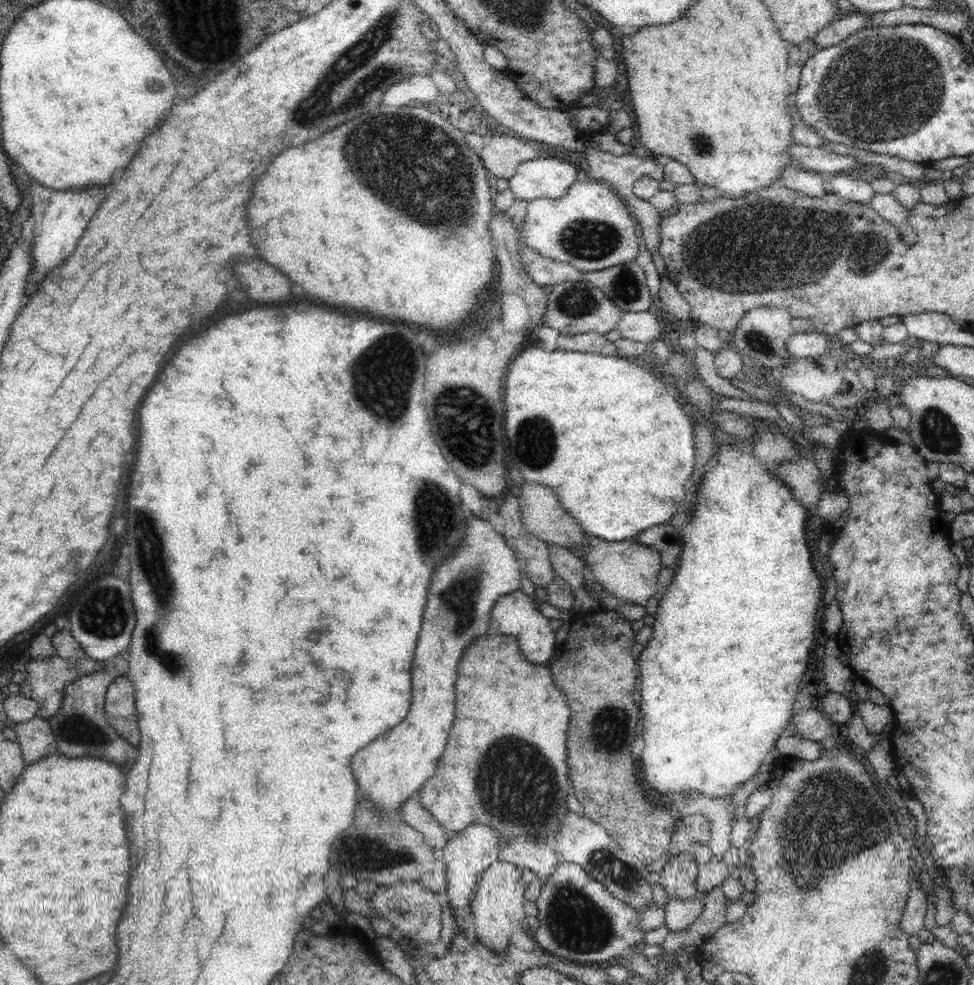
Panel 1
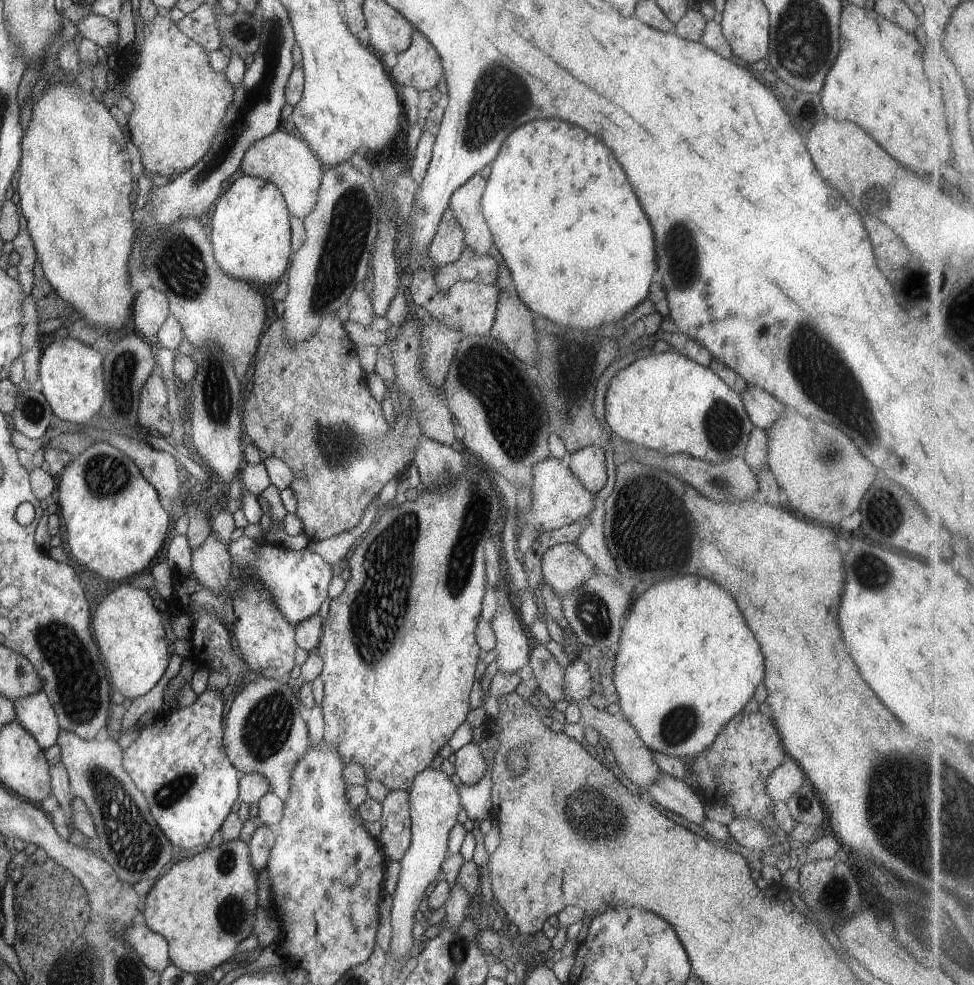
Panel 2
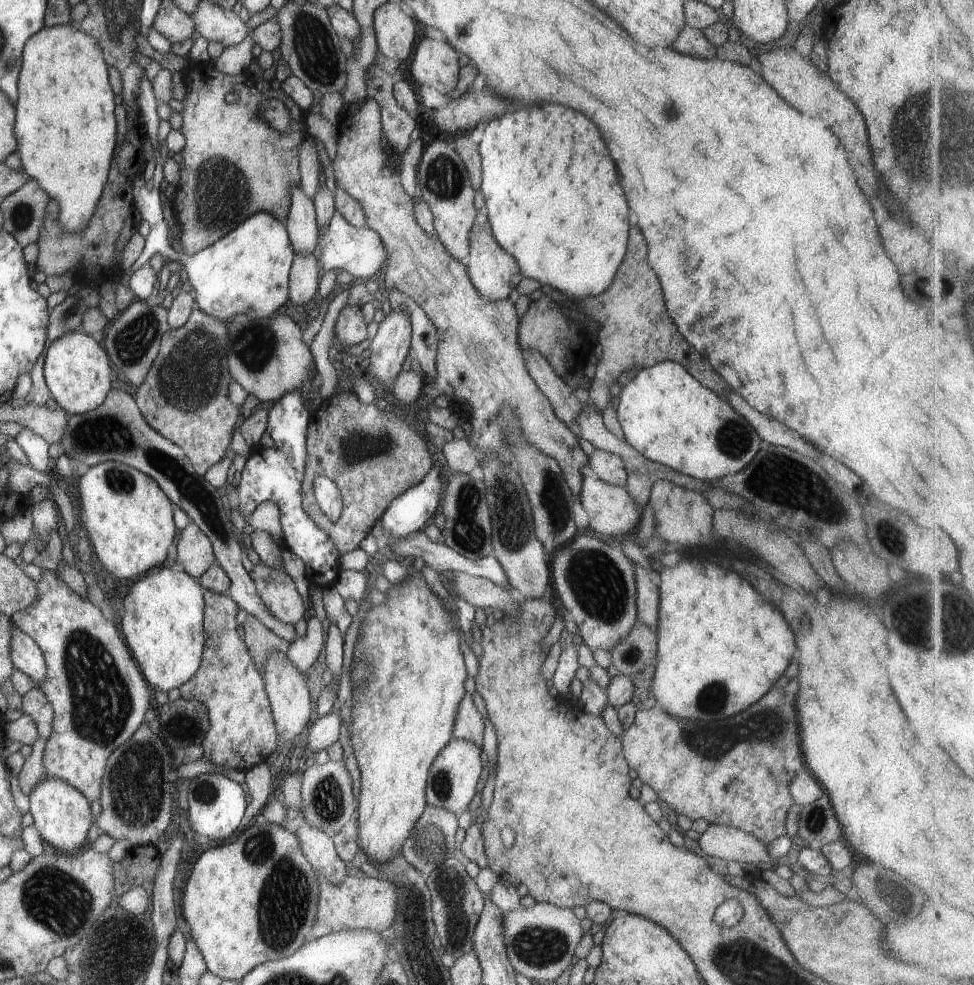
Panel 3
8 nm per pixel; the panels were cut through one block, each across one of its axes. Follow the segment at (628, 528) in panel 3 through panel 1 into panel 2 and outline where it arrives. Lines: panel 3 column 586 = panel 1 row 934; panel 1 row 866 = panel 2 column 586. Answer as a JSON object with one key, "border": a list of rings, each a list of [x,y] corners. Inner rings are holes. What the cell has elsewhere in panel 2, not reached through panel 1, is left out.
{"border":[[[553,457],[533,465],[532,485],[529,490],[533,496],[531,498],[531,508],[527,512],[519,514],[521,526],[523,524],[525,526],[539,524],[546,531],[561,528],[561,526],[571,524],[573,521],[578,522],[593,510],[595,500],[599,501],[599,495],[594,495],[592,492],[585,490],[581,483],[578,483],[564,460],[554,459]]]}

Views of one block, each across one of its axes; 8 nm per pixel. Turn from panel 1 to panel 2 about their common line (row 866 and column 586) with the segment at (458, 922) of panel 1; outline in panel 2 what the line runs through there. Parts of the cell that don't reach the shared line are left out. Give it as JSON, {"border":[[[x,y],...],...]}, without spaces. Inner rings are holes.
{"border":[[[590,446],[575,450],[566,456],[564,462],[585,490],[601,496],[601,486],[605,484],[605,480],[609,480],[605,459],[606,455],[602,449]]]}

